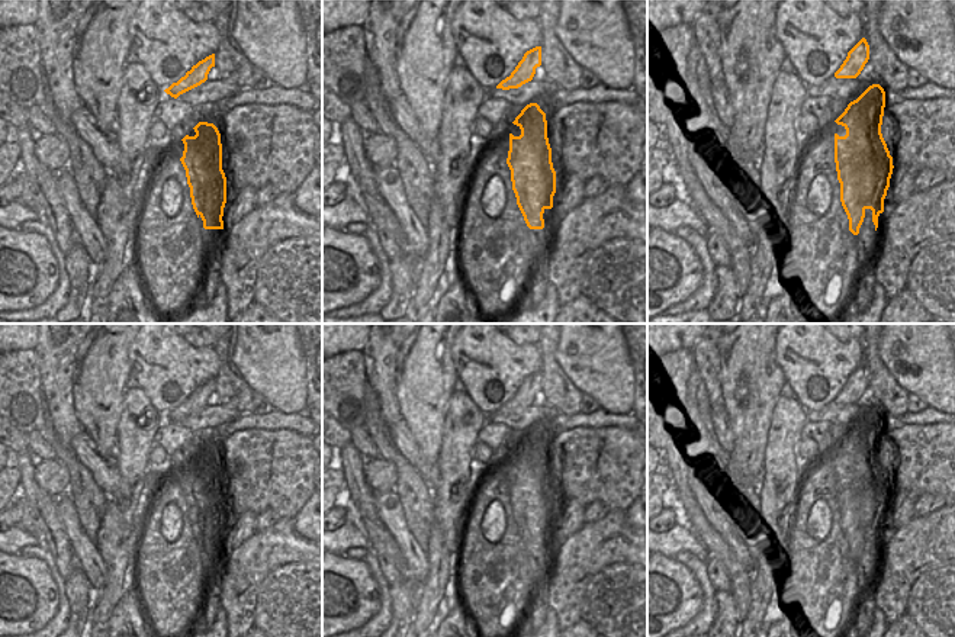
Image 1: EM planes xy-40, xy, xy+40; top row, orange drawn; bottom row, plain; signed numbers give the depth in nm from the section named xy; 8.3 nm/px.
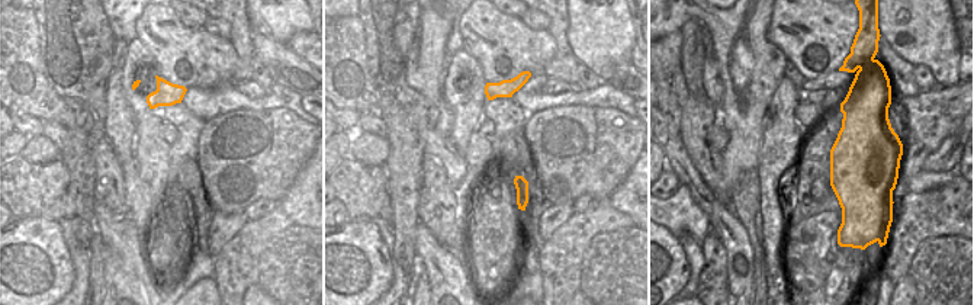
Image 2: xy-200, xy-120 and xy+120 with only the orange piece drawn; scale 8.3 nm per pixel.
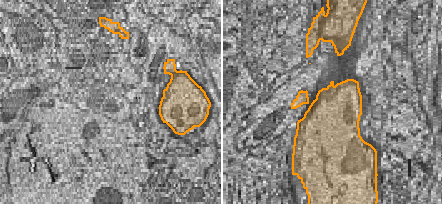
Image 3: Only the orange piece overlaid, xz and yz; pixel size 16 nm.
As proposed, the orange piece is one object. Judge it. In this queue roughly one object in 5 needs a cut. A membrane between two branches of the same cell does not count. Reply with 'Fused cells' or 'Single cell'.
Single cell.

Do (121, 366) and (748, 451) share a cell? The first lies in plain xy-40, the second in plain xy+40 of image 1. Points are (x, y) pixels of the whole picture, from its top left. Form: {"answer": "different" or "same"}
{"answer": "same"}

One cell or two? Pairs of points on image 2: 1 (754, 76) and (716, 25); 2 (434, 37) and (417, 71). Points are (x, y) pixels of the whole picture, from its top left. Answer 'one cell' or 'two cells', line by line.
1: one cell
2: one cell

